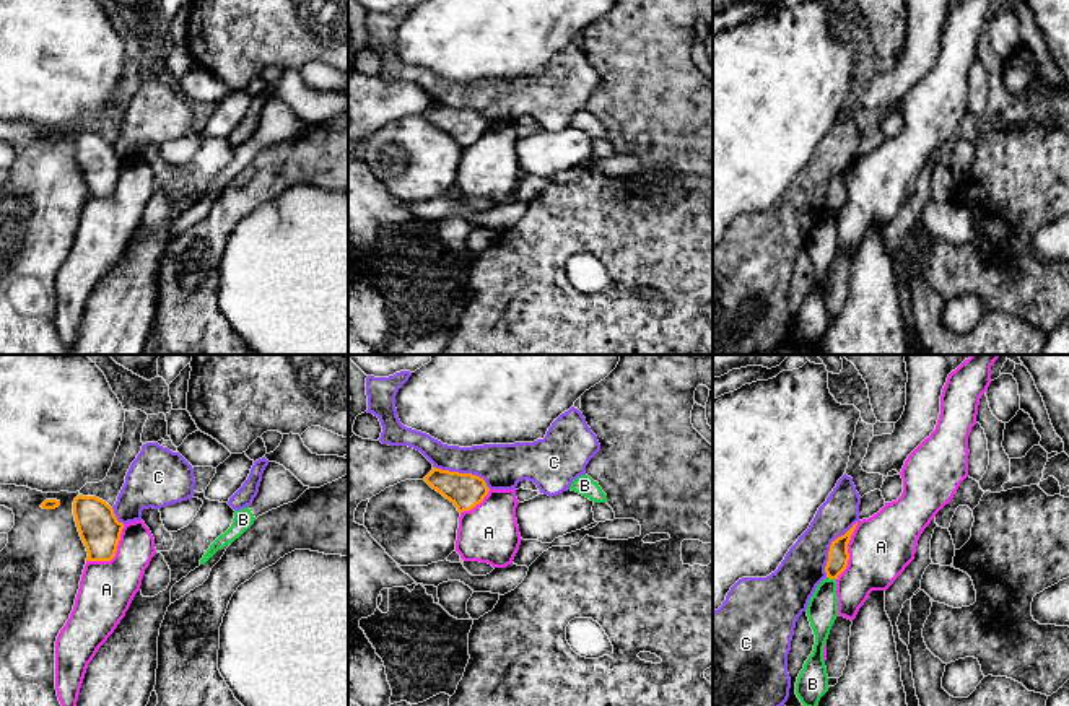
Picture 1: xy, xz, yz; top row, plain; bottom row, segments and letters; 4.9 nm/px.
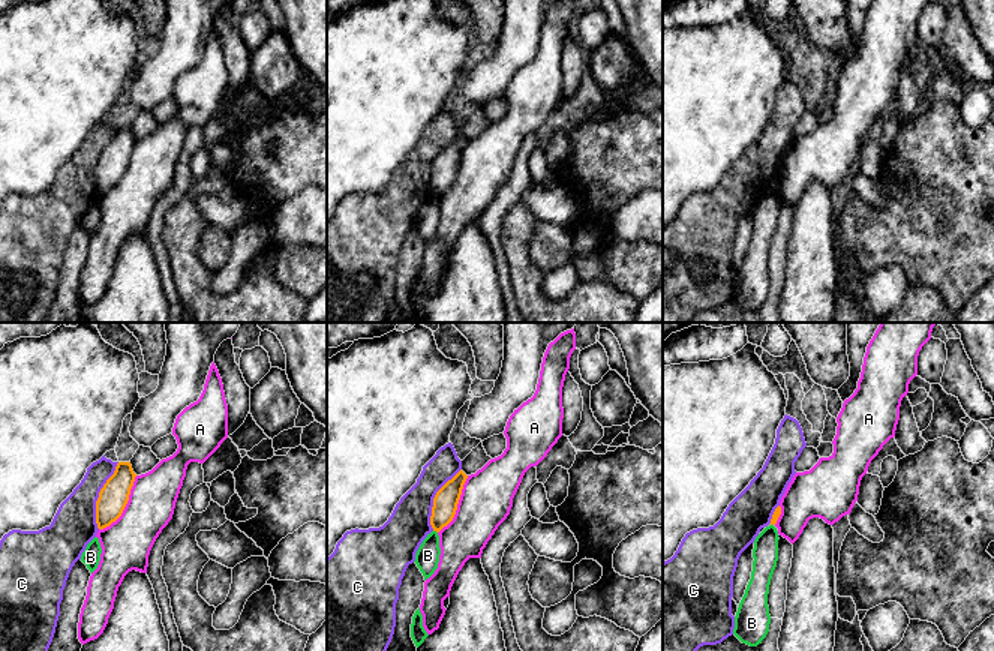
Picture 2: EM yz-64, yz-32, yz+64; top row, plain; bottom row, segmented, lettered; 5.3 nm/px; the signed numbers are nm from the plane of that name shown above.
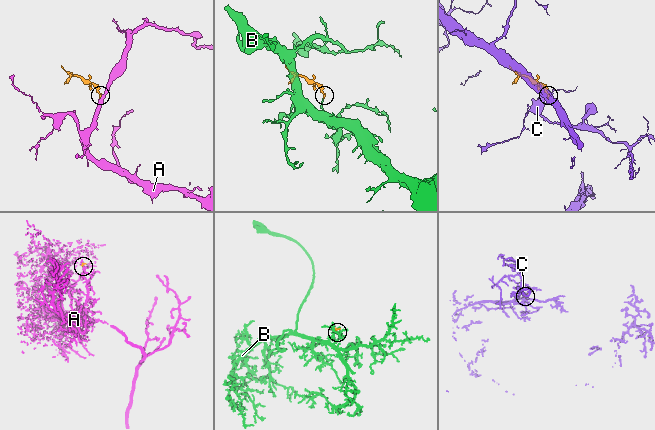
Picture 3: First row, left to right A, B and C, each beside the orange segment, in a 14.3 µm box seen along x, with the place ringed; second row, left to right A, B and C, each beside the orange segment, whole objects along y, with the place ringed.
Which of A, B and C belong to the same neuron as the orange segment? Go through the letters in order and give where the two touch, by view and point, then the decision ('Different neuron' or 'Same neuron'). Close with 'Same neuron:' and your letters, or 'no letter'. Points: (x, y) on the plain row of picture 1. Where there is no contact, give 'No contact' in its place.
A: Touches orange at xy (114, 189). Different neuron
B: Touches orange at yz (830, 213). Different neuron
C: Touches orange at xz (462, 109). Different neuron
Same neuron: no letter

